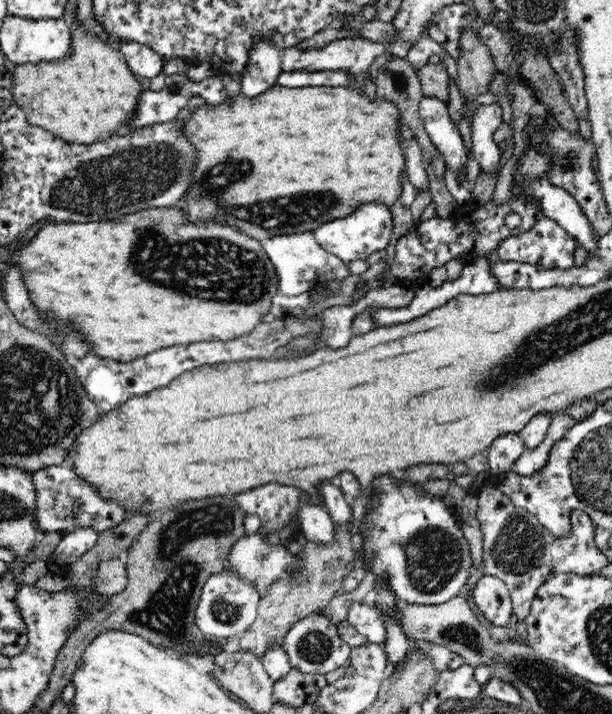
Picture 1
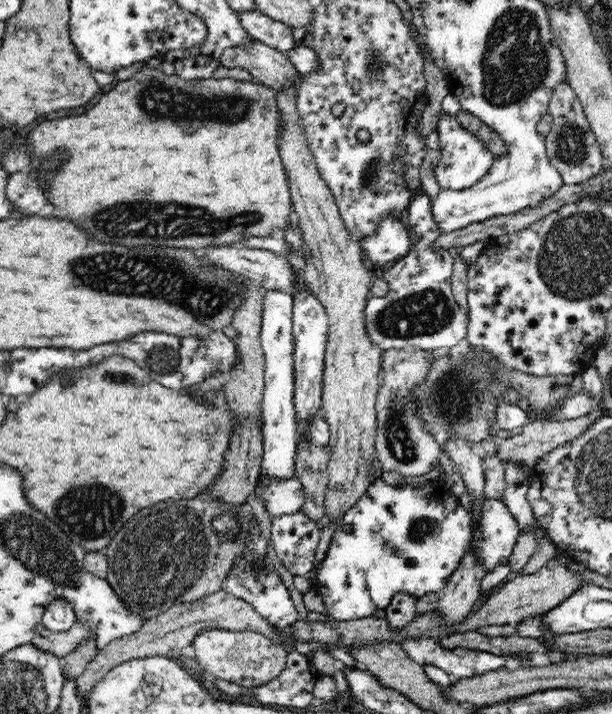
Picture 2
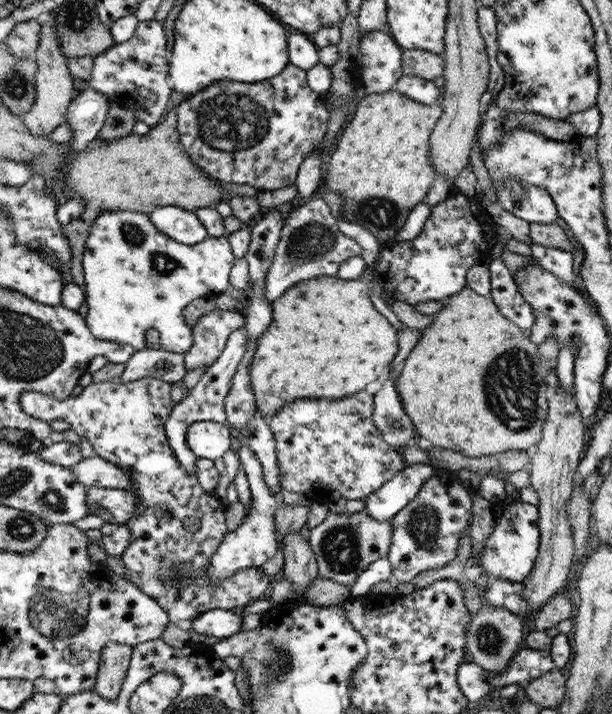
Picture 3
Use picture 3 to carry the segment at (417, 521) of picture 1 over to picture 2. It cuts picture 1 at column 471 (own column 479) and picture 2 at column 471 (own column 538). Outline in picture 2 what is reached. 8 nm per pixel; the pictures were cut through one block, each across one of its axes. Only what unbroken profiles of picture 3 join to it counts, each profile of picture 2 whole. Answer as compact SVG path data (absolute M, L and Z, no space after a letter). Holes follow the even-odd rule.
M378 478L337 522L325 557L315 572L312 584L314 594L323 598L330 618L353 621L370 617L376 610L385 610L396 594L408 594L420 599L429 592L441 591L466 553L478 555L476 559L482 561L486 572L505 563L521 533L518 521L508 507L500 500L487 498L482 504L478 524L473 526L471 520L471 510L462 507L458 498L439 480L414 488L409 484L392 486L386 484L383 478Z

